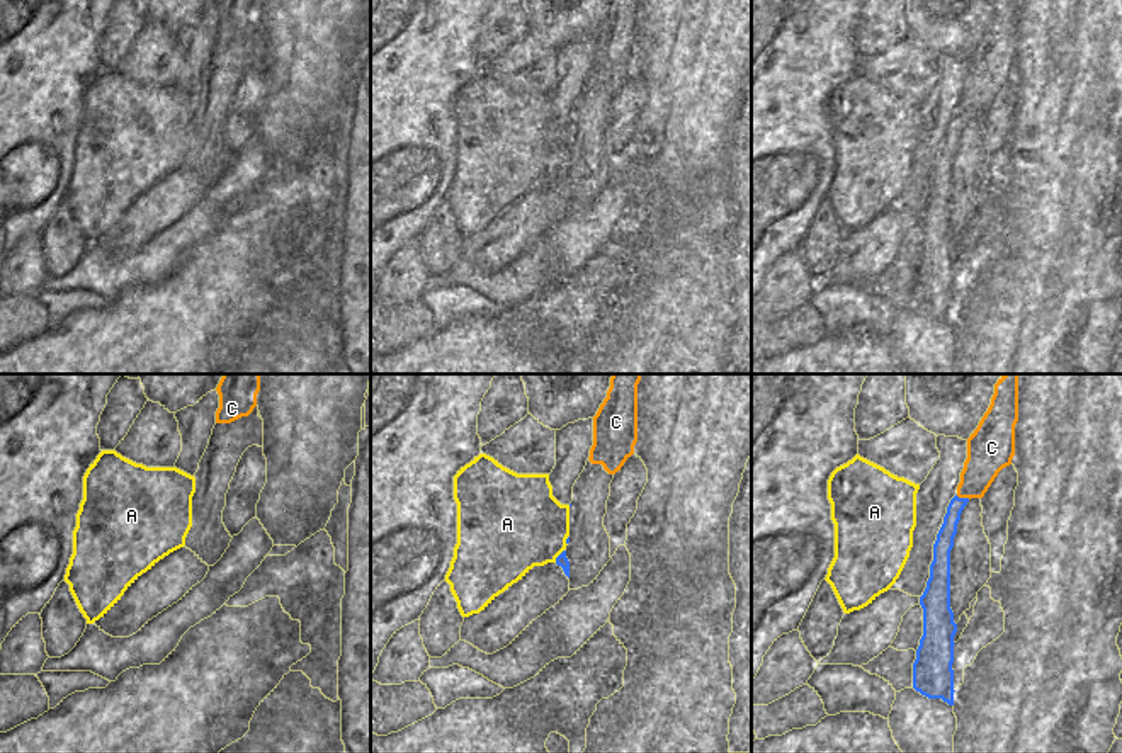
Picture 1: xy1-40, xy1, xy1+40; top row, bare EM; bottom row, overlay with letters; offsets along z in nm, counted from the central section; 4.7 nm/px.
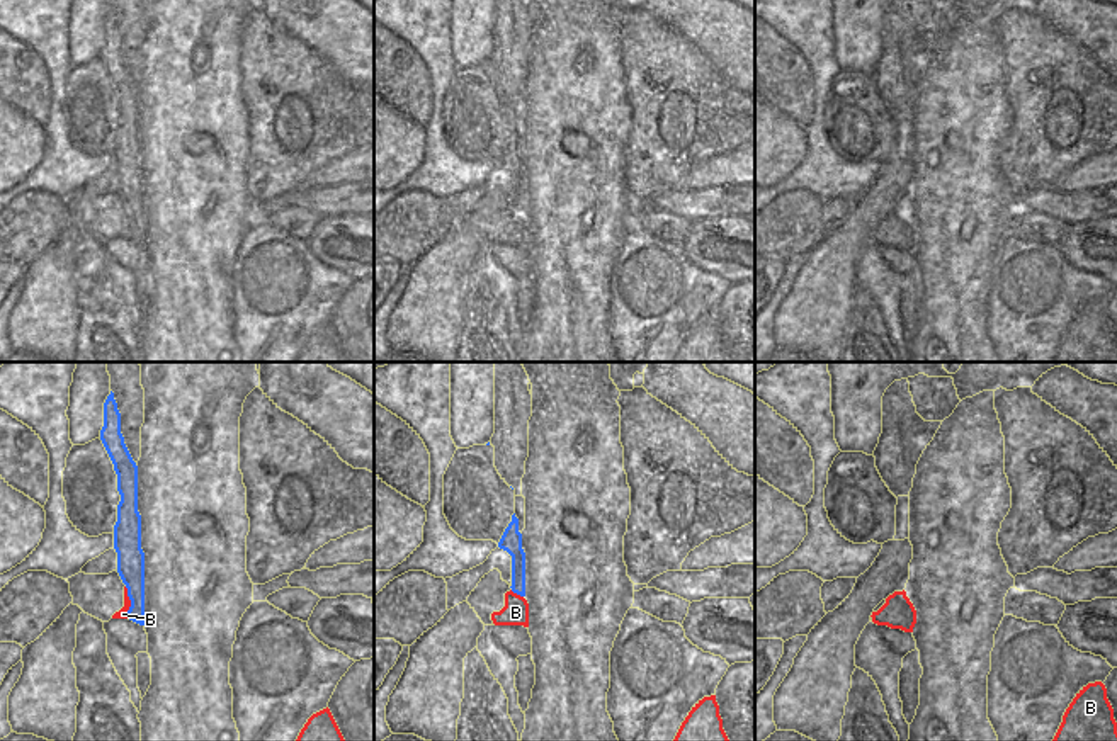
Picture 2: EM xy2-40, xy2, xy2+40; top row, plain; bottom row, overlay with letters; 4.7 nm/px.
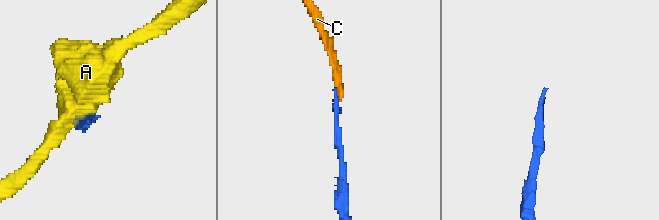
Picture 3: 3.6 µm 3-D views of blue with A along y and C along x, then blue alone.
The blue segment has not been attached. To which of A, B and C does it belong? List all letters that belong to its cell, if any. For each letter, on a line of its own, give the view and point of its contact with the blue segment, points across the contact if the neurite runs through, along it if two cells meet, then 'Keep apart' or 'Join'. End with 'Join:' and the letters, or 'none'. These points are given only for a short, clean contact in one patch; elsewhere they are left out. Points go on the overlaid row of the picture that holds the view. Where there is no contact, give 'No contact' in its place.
A: Touches blue at xy1 (558, 556). Boundary: xy1 (563, 549), (555, 561). Keep apart
B: Touches blue at xy2-40 (131, 602). Boundary: xy2-40 (124, 587), (130, 597), (128, 617). Keep apart
C: Touches blue at xy1+40 (963, 498). Path across: xy1+40 (944, 543), (952, 512), (963, 498), (988, 452). Join
Join: C.

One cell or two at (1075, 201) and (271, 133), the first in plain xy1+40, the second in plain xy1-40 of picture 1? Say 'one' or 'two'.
one

